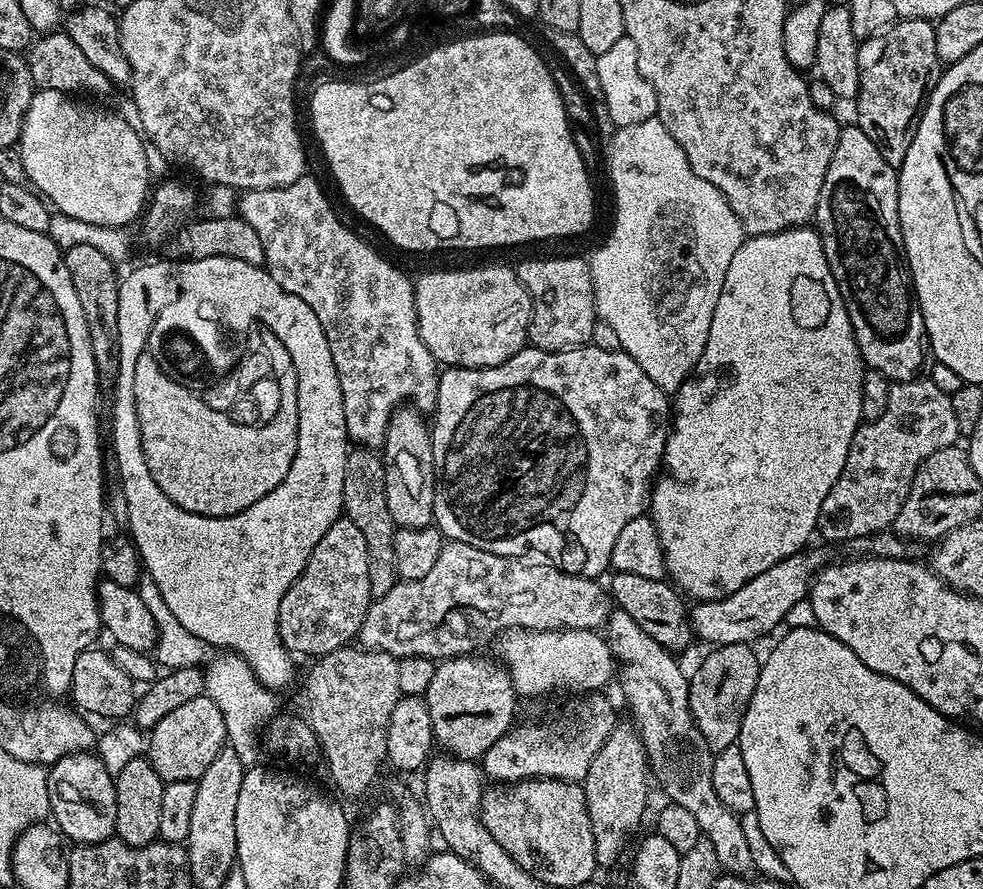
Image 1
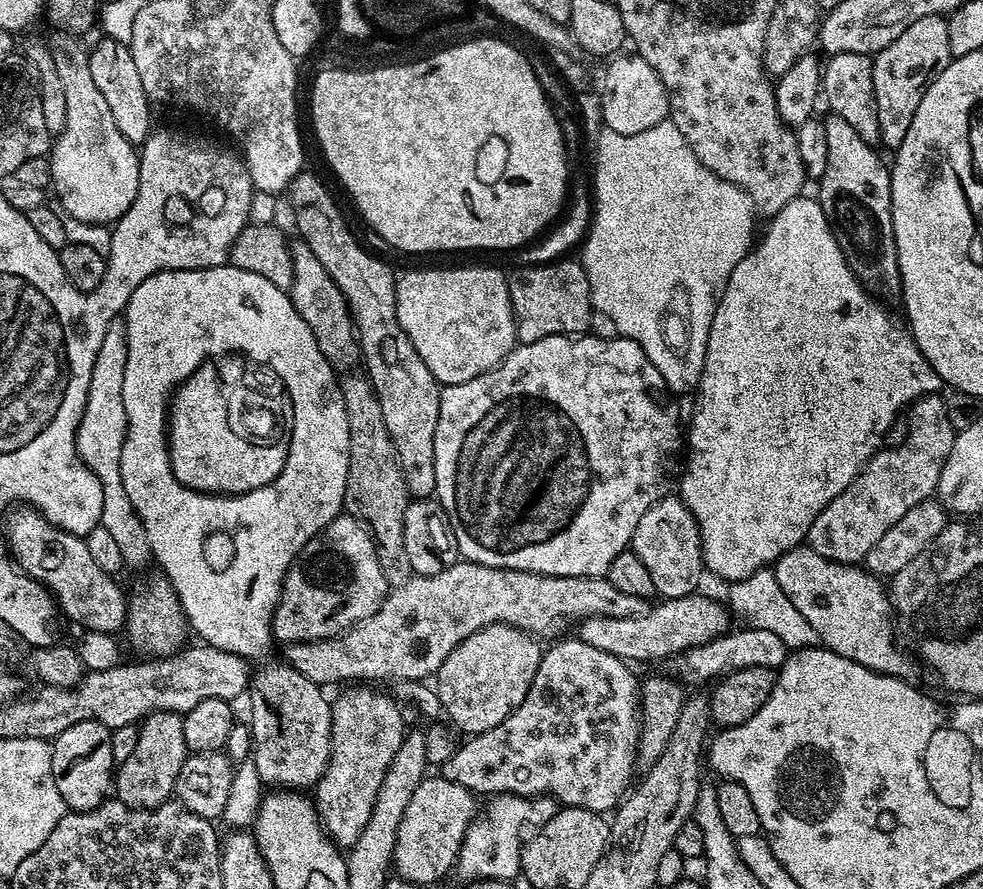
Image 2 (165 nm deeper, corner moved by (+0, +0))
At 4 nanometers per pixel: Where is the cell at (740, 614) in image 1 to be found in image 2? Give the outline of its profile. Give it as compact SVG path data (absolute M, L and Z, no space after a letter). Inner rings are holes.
M693 594L674 598L661 599L660 604L653 603L648 611L634 618L610 618L609 616L591 616L579 621L578 638L586 646L595 646L614 654L625 662L632 660L664 660L679 657L692 647L702 646L711 640L727 633L730 612L723 603L711 600L708 596Z

